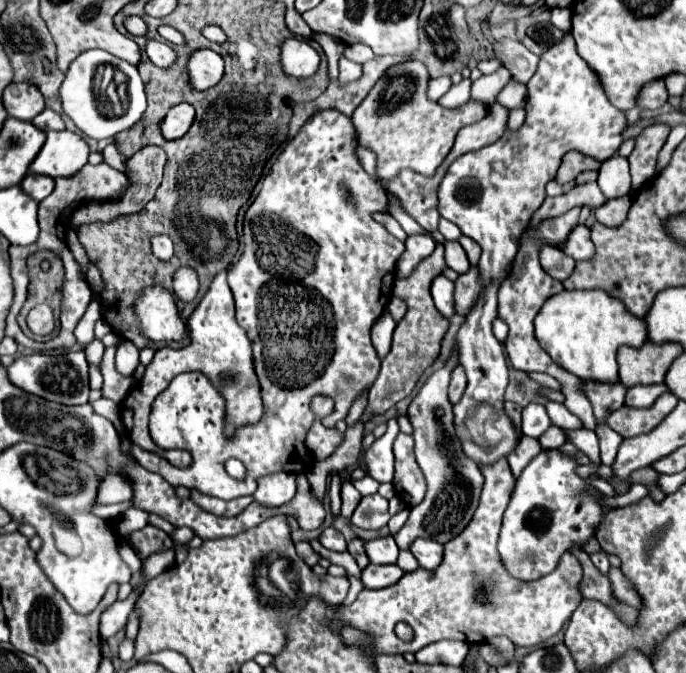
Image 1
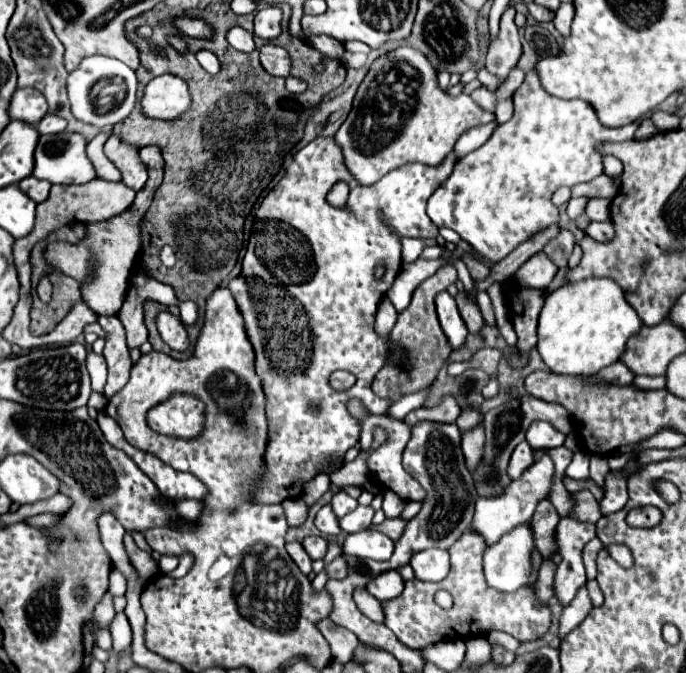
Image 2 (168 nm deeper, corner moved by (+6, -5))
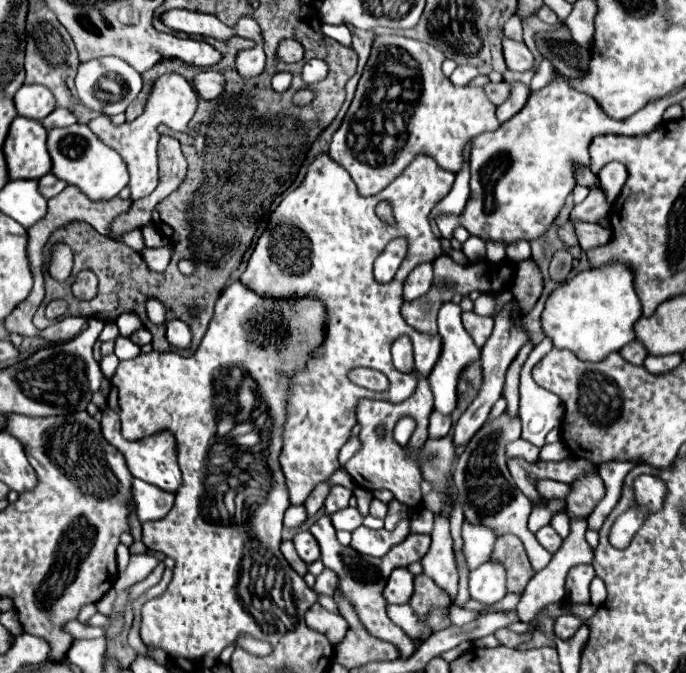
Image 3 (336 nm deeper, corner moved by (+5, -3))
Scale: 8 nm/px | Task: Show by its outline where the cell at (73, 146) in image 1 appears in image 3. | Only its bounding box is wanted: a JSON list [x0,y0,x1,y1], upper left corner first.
[48,125,130,201]

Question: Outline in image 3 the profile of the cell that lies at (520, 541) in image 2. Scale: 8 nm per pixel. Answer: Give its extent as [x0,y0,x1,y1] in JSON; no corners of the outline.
[468,561,506,605]

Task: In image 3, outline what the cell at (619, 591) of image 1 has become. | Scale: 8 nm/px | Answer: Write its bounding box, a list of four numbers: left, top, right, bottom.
[590,577,606,605]

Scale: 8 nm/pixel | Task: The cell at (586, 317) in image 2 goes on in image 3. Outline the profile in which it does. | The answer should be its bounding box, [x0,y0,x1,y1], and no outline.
[542,263,642,361]

